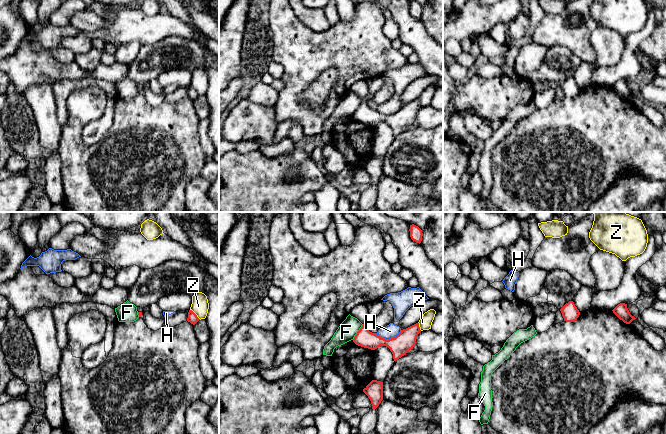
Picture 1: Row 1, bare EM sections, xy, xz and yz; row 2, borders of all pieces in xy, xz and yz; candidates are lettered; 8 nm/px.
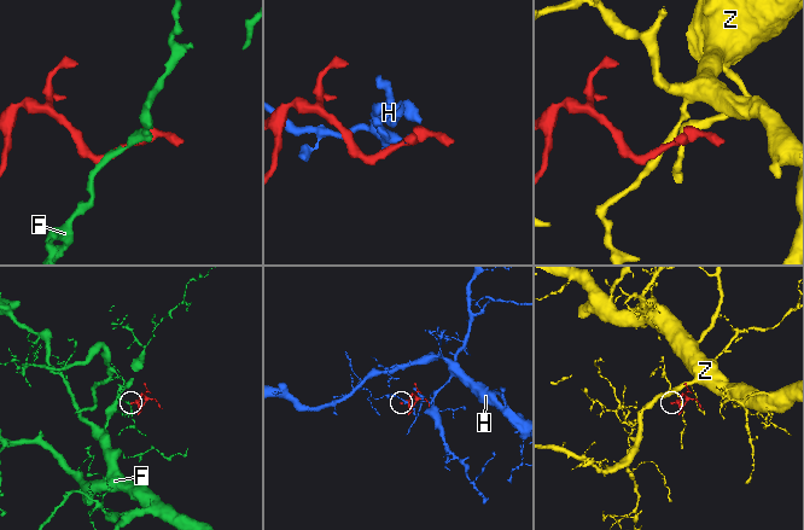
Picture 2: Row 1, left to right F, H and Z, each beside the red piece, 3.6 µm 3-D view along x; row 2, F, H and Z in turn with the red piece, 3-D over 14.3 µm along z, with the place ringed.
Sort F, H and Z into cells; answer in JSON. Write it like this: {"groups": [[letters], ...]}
{"groups": [["F"], ["H"], ["Z"]]}

